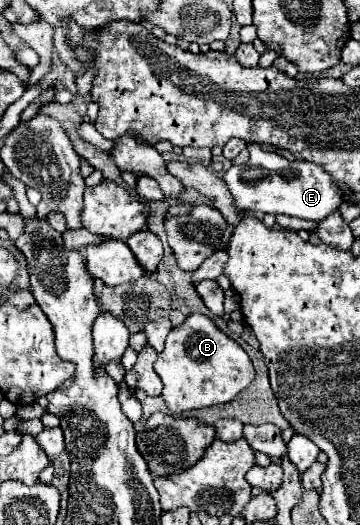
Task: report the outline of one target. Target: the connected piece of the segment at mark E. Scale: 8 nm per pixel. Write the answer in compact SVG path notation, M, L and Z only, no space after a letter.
M256 144L248 146L250 158L242 166L230 166L224 174L222 180L226 182L234 206L240 212L254 214L254 212L264 212L264 214L288 214L296 218L306 218L306 220L322 220L330 212L334 212L342 204L342 194L338 186L330 180L330 176L312 162L288 162L276 152L266 152Z

